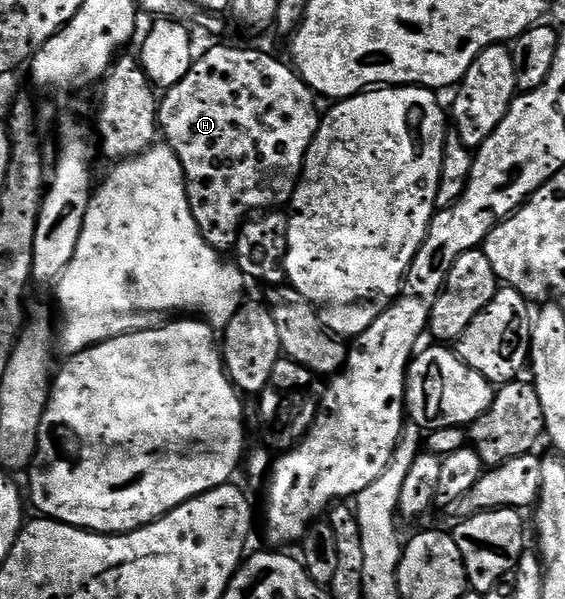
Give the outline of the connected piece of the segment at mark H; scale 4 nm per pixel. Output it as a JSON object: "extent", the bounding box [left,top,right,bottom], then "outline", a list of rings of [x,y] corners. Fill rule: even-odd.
{"extent":[158,44,320,254],"outline":[[[218,44],[215,48],[208,49],[203,56],[201,53],[188,70],[188,74],[184,74],[184,78],[180,82],[176,82],[176,86],[165,89],[158,105],[158,127],[165,143],[170,145],[176,158],[180,158],[180,166],[184,170],[186,179],[188,206],[192,206],[192,218],[196,218],[196,226],[200,230],[200,234],[215,250],[223,254],[229,253],[229,248],[231,251],[237,245],[238,231],[241,230],[248,218],[255,214],[265,213],[267,210],[278,210],[289,205],[296,186],[302,178],[302,167],[306,161],[308,146],[320,123],[317,102],[319,103],[315,92],[306,85],[287,61],[285,64],[284,61],[277,60],[276,57],[269,56],[266,52],[257,52],[254,48],[229,48],[226,44]]]}

